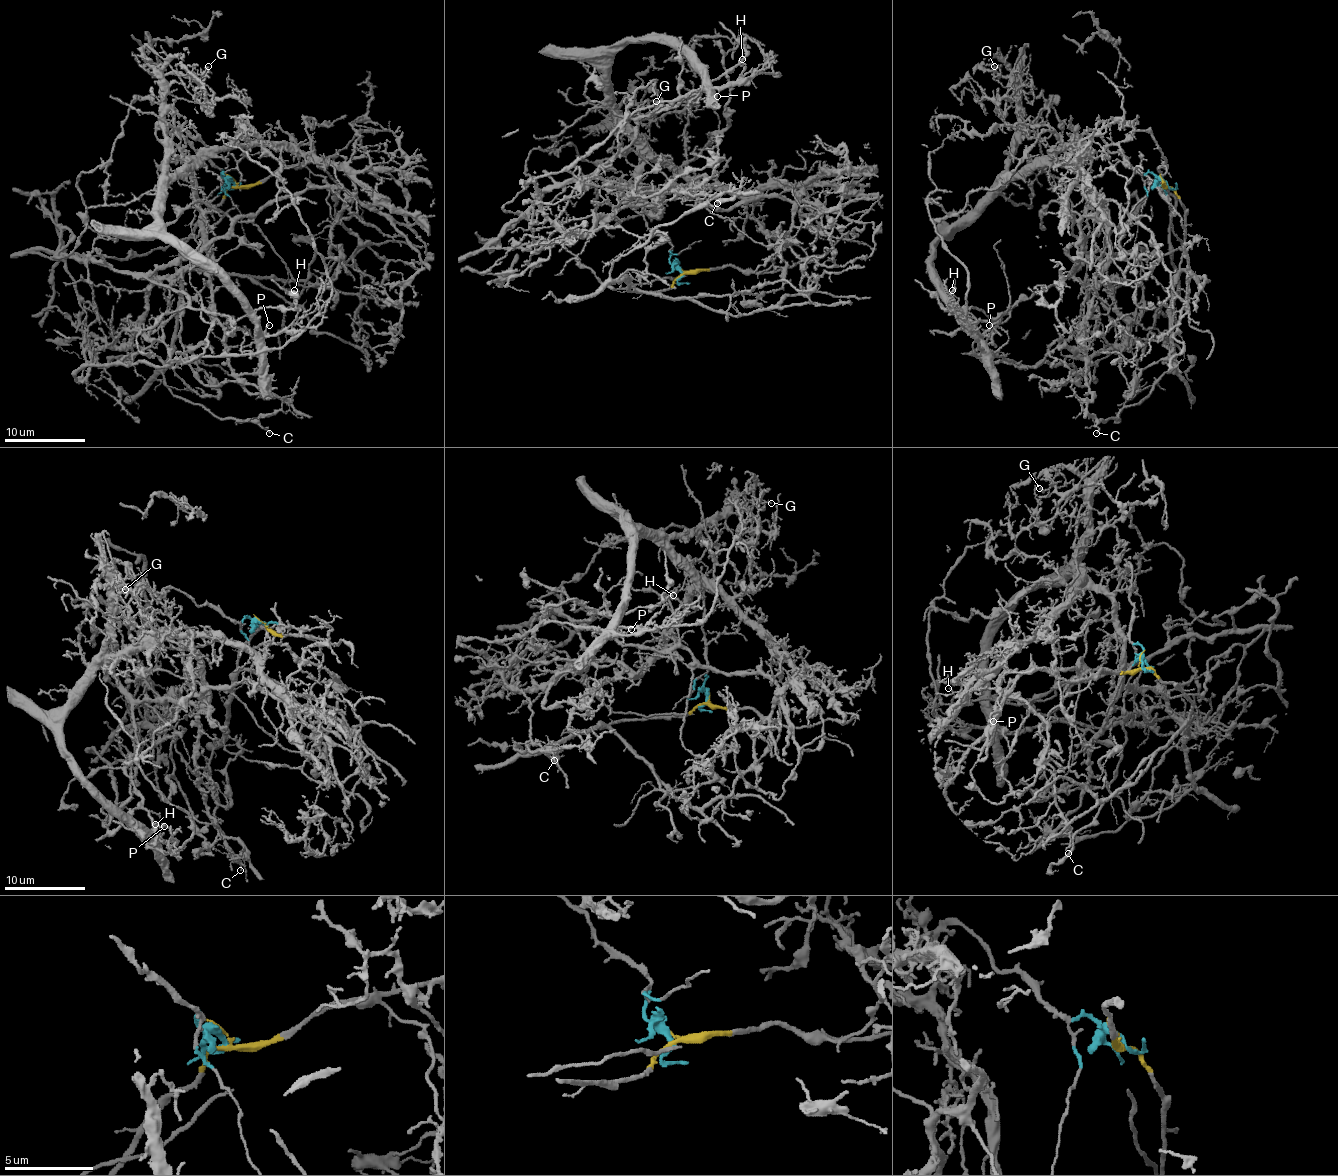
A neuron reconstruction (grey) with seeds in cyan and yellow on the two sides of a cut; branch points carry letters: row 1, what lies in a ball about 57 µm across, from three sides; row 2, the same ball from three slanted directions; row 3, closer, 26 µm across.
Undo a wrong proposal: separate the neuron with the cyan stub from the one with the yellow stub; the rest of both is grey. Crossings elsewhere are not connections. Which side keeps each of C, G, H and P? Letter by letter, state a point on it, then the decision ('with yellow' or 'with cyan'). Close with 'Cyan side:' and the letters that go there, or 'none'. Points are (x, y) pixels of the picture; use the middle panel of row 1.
C: at (717, 203); with yellow
G: at (656, 101); with cyan
H: at (742, 59); with cyan
P: at (717, 96); with cyan
Cyan side: G, H, P

